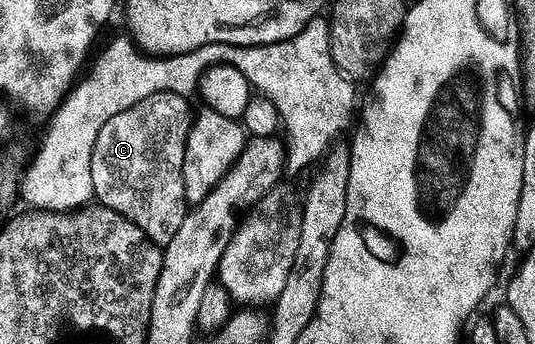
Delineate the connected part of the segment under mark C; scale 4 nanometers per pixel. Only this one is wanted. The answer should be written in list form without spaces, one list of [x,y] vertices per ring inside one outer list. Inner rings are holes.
[[[175,94],[148,97],[111,120],[100,132],[92,153],[94,199],[131,220],[162,250],[179,232],[183,217],[186,146],[193,119],[189,103]]]

